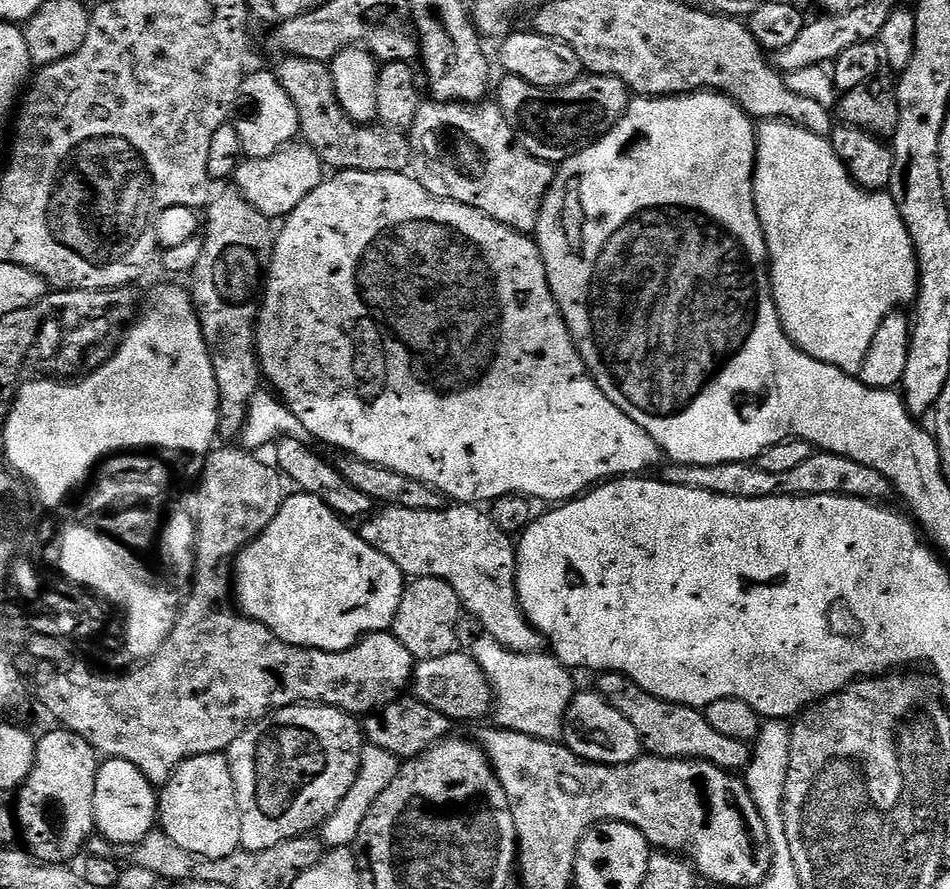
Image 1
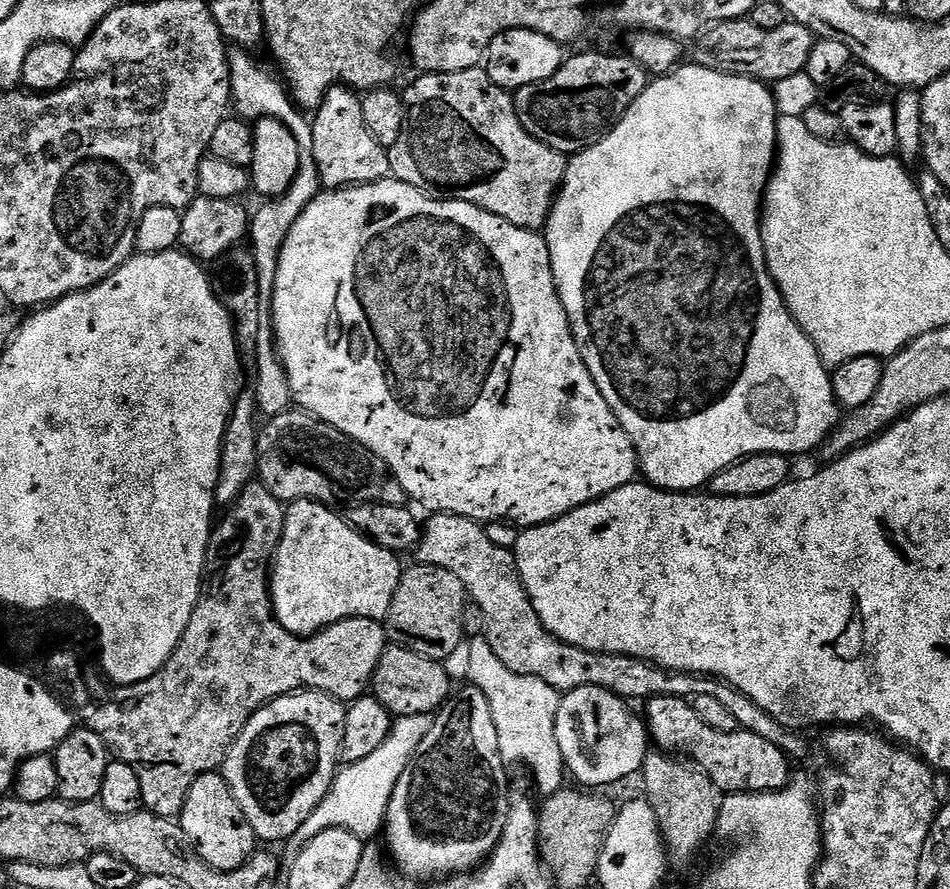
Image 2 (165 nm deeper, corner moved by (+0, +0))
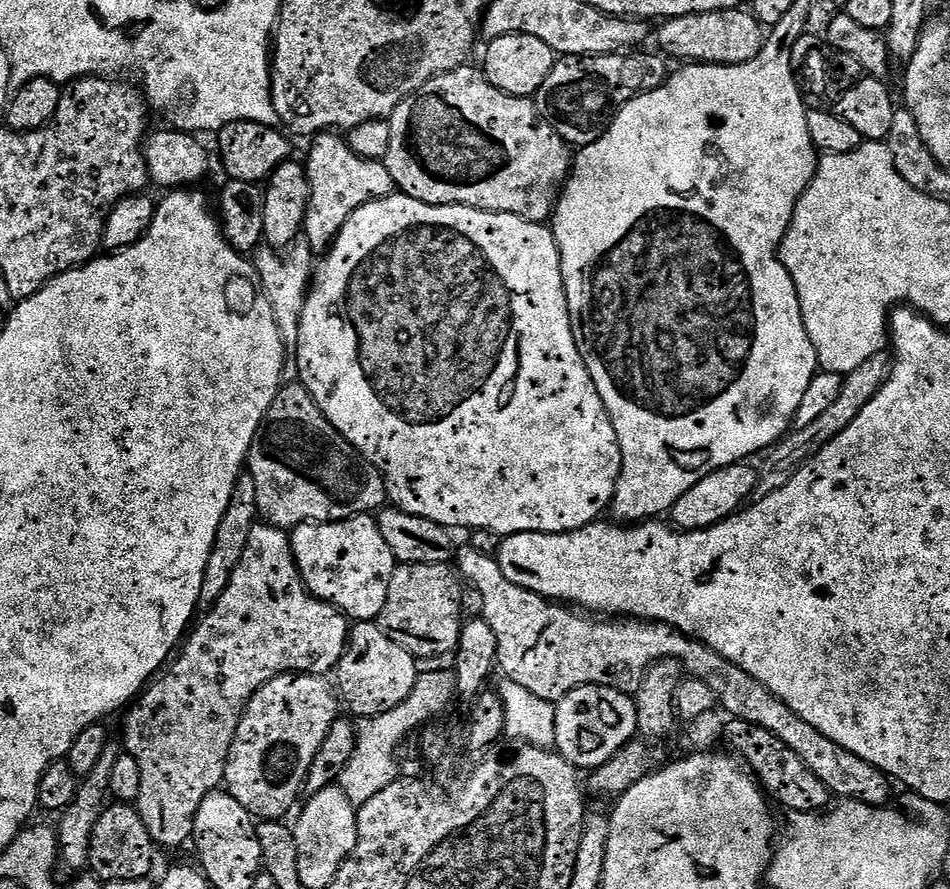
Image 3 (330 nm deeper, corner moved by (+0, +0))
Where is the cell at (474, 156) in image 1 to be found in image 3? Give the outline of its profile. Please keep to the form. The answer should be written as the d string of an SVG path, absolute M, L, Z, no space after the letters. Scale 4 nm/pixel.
M472 67L436 76L393 110L388 120L390 150L382 161L390 170L390 178L403 195L427 204L461 204L487 212L509 212L535 224L551 221L572 170L573 149L550 122L541 118L531 99L498 90L479 67Z

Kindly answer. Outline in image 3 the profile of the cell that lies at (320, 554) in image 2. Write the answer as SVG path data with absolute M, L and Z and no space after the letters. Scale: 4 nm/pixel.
M371 515L352 516L333 524L300 524L291 529L290 535L296 565L312 595L334 605L352 622L372 622L382 614L382 606L386 606L386 590L390 590L390 578L398 561L394 554L390 554L390 546L386 546L386 538L382 538Z

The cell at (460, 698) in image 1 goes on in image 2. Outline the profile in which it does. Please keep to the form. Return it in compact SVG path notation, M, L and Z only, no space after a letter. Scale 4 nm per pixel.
M389 646L382 654L382 658L378 664L378 670L372 679L370 692L371 695L376 697L378 702L382 702L382 706L388 708L388 711L392 713L393 717L399 718L402 716L413 716L414 714L432 714L444 707L446 701L449 699L450 693L453 691L452 680L448 676L451 676L449 669L445 668L441 661L431 660L422 654L414 654L409 648Z

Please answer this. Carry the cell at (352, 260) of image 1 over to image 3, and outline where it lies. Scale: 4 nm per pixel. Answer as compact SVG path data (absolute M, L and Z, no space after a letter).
M393 194L354 210L354 214L350 214L346 226L342 226L342 230L337 234L332 247L323 253L322 259L315 265L311 285L305 298L305 308L301 316L297 356L300 370L299 383L304 384L306 390L310 390L314 402L318 402L318 406L324 417L330 422L330 426L334 426L334 430L338 430L338 434L342 434L342 438L346 438L346 442L353 444L382 473L388 487L389 501L395 507L401 508L406 514L418 514L418 518L430 518L430 522L438 522L443 528L449 530L456 530L456 527L468 528L467 530L478 528L494 530L503 538L523 532L573 532L587 524L597 523L603 517L600 515L609 511L612 495L616 493L616 483L620 477L620 467L622 466L618 434L614 434L610 414L594 386L594 378L590 378L590 370L582 358L580 347L576 345L576 330L572 326L568 309L558 242L547 223L535 224L509 212L487 212L477 208L467 208L461 204L427 204L403 194Z

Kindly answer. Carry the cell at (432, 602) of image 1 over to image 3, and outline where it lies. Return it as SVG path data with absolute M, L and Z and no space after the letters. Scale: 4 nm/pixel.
M400 564L390 578L390 590L386 590L386 606L378 617L380 629L414 657L455 652L466 621L461 587L461 577L449 565Z

